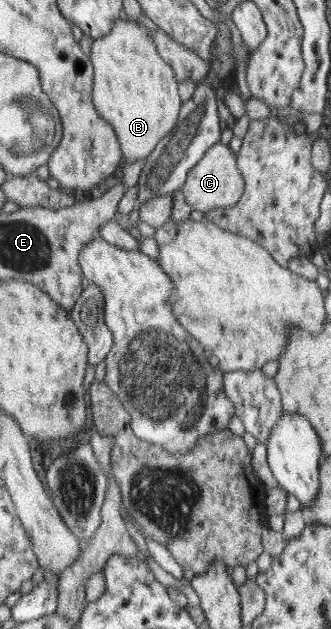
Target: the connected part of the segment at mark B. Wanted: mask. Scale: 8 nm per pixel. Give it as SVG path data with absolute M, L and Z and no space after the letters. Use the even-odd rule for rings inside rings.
M124 16L115 20L105 37L93 41L91 59L95 70L92 97L95 99L96 110L116 132L127 162L131 164L138 159L145 159L156 149L161 139L176 127L177 115L180 115L181 101L171 65L157 51L151 31L145 26L137 25L135 21L125 19Z

